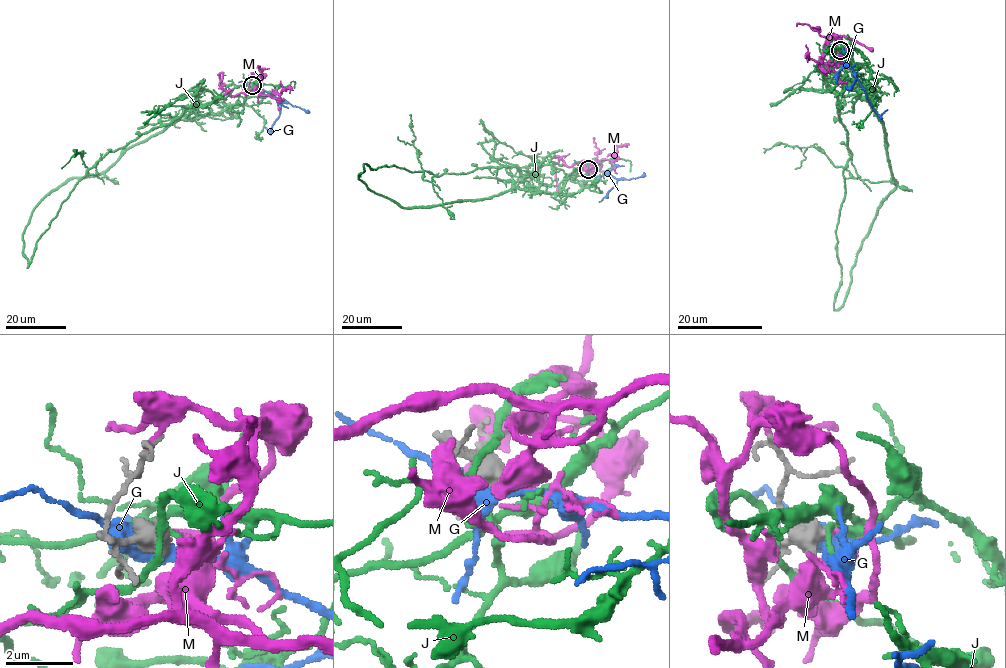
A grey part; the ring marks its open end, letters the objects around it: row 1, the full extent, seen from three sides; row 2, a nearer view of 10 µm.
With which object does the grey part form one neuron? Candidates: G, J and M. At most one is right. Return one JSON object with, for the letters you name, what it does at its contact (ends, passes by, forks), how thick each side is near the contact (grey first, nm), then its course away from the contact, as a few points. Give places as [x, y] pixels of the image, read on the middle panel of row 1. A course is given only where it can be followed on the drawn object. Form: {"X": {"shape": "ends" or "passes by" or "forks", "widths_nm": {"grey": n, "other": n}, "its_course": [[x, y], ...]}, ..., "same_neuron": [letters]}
{"J": {"shape": "forks", "widths_nm": {"grey": 650, "other": 140}, "its_course": [[588, 168], [567, 177], [561, 169], [541, 165], [487, 198], [404, 207], [371, 191], [358, 178], [363, 172]]}, "same_neuron": ["J"]}

